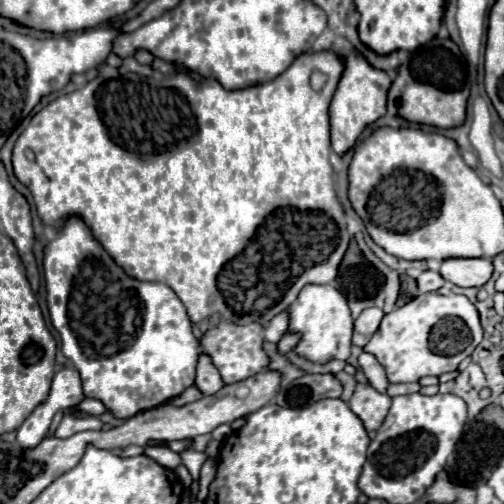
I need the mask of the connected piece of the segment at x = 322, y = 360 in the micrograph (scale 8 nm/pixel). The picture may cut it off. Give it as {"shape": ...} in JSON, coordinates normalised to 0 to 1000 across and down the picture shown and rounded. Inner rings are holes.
{"shape":[[[611,563],[599,571],[591,591],[571,611],[571,663],[595,663],[583,698],[623,722],[647,722],[655,714],[690,714],[702,631],[694,623],[687,591],[659,563]]]}

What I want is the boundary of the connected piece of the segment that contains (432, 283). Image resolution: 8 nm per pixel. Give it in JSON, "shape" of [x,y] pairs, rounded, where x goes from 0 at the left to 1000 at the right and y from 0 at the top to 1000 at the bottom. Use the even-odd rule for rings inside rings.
{"shape":[[[857,536],[837,540],[837,544],[825,552],[825,560],[829,560],[829,575],[833,575],[837,583],[845,583],[845,579],[865,579],[869,571],[877,571],[877,567],[885,563],[885,556],[881,556],[869,540],[857,540]]]}

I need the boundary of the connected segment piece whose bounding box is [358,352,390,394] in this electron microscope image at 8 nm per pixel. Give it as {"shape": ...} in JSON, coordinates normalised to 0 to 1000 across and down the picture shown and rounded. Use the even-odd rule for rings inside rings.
{"shape":[[[718,698],[714,710],[710,710],[710,722],[714,722],[714,734],[722,738],[722,746],[730,750],[730,762],[734,762],[742,774],[766,782],[774,758],[770,758],[770,750],[766,750],[766,738],[762,738],[762,730],[754,726],[754,718],[750,718],[738,702]]]}

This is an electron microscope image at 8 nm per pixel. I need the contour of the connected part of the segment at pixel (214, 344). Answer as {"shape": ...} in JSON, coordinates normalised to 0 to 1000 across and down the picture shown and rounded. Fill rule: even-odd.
{"shape":[[[437,639],[425,655],[413,655],[397,679],[397,694],[409,698],[425,726],[437,734],[448,762],[476,758],[492,746],[512,742],[532,726],[532,706],[520,694],[520,647],[516,643],[460,643]]]}

